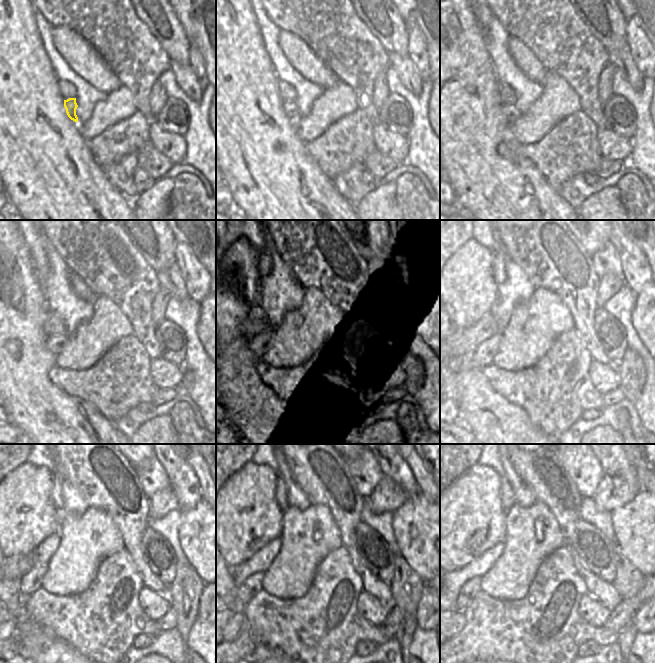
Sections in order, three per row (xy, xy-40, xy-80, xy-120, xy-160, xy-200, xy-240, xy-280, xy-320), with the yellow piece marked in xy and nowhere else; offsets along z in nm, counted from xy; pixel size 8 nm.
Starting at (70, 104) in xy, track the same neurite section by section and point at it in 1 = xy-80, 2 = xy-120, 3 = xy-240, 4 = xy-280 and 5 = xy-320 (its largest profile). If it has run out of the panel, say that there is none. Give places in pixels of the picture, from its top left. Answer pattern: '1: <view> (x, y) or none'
1: xy-80 (510, 111)
2: xy-120 (54, 343)
3: xy-240 (31, 582)
4: xy-280 (252, 585)
5: xy-320 (469, 591)

